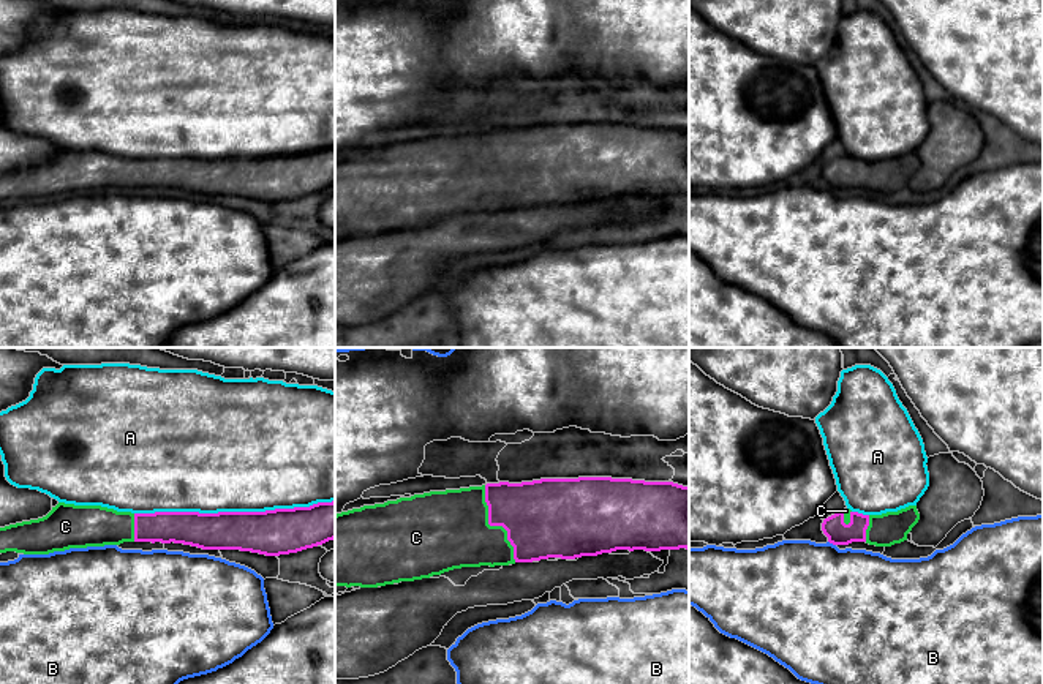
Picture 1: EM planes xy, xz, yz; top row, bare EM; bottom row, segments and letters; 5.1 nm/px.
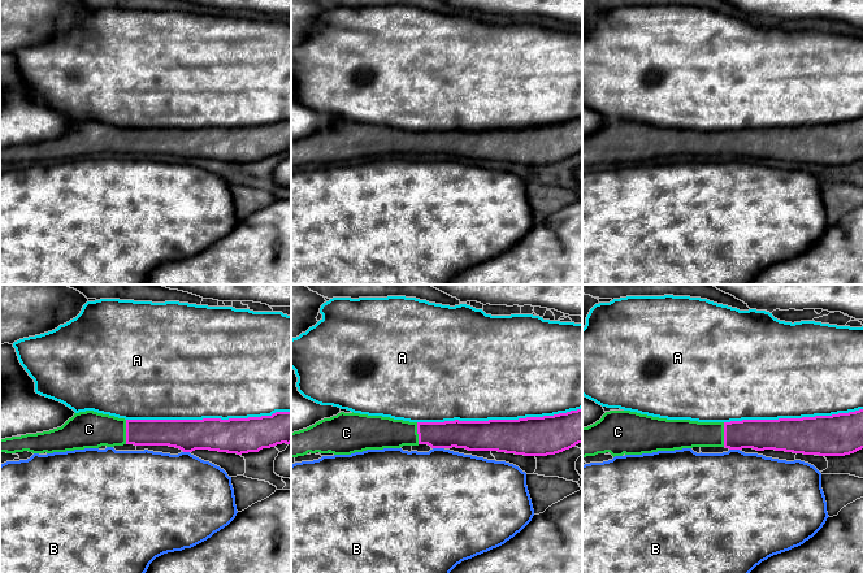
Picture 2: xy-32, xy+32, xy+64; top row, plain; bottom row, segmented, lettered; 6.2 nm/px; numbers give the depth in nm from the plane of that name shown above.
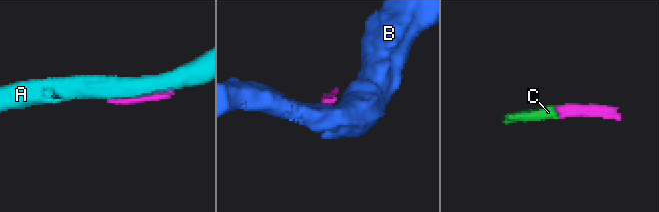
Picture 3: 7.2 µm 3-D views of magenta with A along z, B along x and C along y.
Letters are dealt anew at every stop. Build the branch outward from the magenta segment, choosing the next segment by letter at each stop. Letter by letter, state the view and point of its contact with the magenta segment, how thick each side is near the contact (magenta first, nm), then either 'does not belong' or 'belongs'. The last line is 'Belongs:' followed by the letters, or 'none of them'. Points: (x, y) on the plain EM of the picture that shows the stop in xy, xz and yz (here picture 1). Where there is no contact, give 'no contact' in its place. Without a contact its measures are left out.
A: meets magenta in xy at (234, 158); 240 nm thick on the magenta side, 500 nm on the other; does not belong
B: meets magenta in yz at (832, 188); 120 nm thick on the magenta side, 460 nm on the other; does not belong
C: meets magenta in xz at (493, 171); 380 nm thick on the magenta side, 400 nm on the other; belongs
Belongs: C

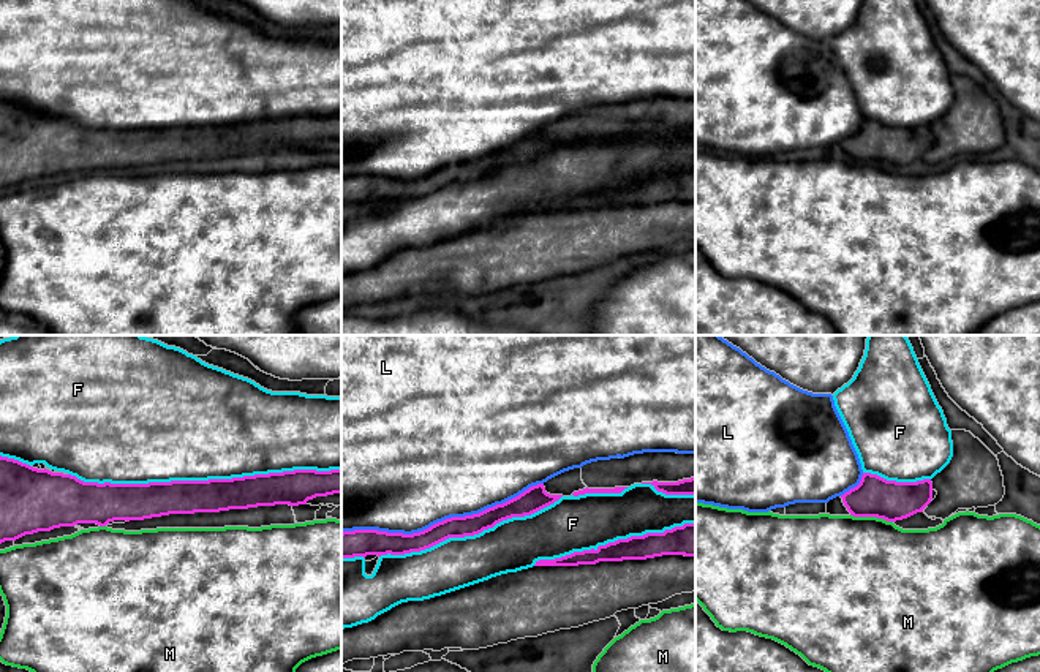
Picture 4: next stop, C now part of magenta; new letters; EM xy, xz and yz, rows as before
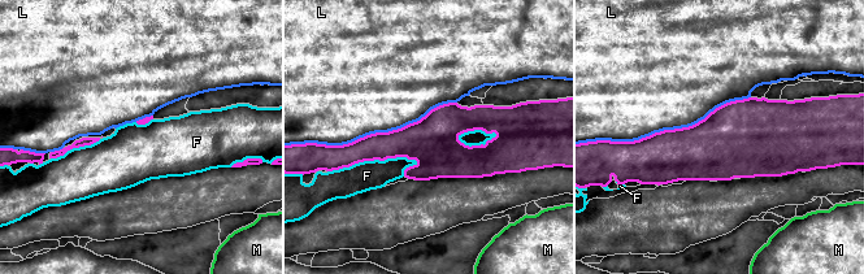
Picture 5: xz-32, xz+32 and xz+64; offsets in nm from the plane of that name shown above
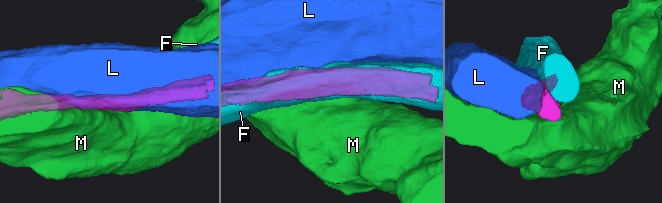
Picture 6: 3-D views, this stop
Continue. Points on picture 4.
F: meets magenta in xy at (204, 127); 180 nm thick on the magenta side, 480 nm on the other; does not belong
L: meets magenta in xz at (443, 166); 110 nm thick on the magenta side, 500 nm on the other; does not belong
M: meets magenta in yz at (871, 162); 200 nm thick on the magenta side, 500 nm on the other; does not belong
Belongs: none of them

